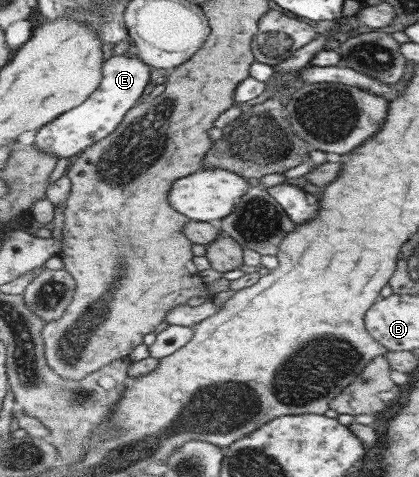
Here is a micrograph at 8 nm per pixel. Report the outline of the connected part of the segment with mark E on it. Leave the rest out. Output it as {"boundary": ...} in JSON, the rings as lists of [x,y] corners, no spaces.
{"boundary":[[[136,48],[130,50],[136,56],[121,54],[111,56],[104,62],[104,79],[95,93],[83,104],[63,113],[50,124],[44,125],[35,135],[35,144],[46,152],[57,154],[58,159],[66,157],[70,161],[79,157],[88,147],[110,136],[124,122],[127,111],[136,107],[143,97],[145,87],[151,83],[151,67],[140,56]]]}

